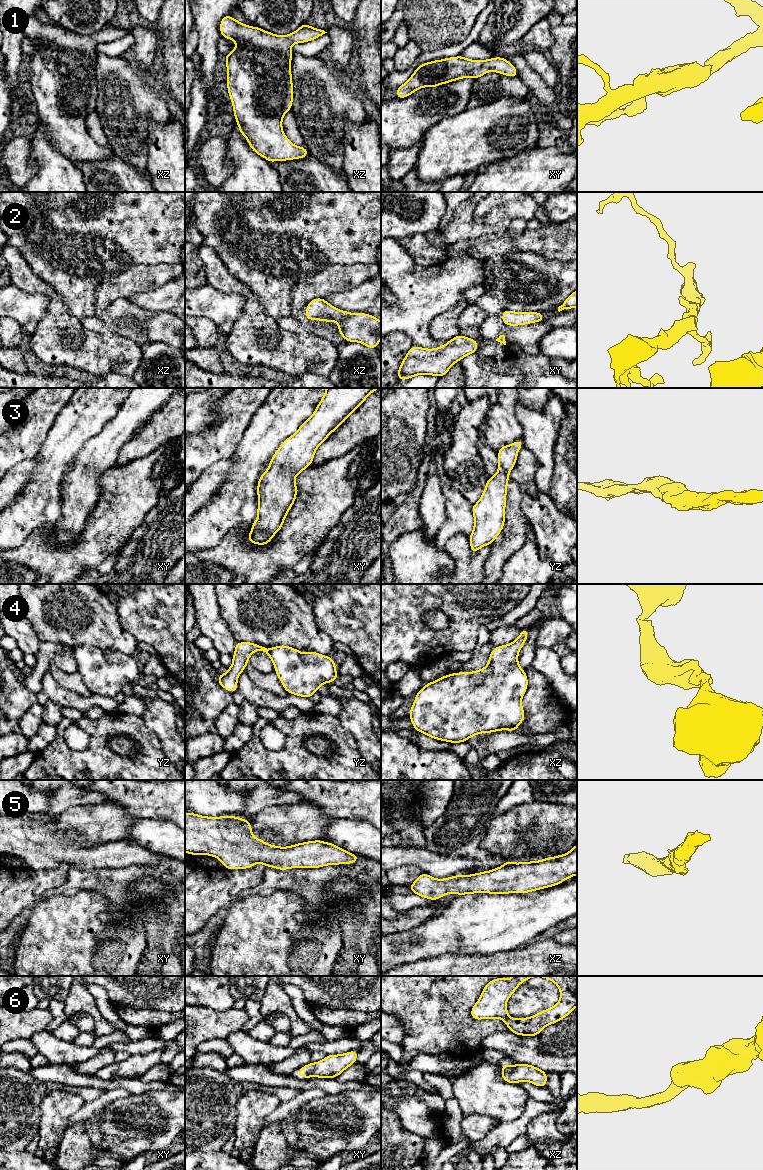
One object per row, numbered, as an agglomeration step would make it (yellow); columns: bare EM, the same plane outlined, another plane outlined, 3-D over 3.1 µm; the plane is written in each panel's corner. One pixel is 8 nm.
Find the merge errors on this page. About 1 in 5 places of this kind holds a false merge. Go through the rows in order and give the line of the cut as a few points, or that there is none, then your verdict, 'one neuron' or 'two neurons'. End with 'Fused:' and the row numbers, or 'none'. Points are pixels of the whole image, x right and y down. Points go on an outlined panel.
1: no cut | one neuron
2: no cut | one neuron
3: no cut | one neuron
4: no cut | one neuron
5: no cut | one neuron
6: no cut | one neuron
Fused: none

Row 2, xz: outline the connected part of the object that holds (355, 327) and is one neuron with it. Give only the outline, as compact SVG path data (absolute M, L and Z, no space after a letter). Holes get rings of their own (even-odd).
M315 298L308 302L305 319L336 321L339 325L337 332L346 342L360 342L371 349L377 349L381 339L381 321L376 317L337 309L324 298Z

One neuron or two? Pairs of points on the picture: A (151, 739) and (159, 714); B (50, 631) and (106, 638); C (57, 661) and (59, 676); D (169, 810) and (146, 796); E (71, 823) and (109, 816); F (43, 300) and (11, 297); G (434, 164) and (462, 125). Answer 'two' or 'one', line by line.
A: two
B: one
C: two
D: one
E: one
F: one
G: one

